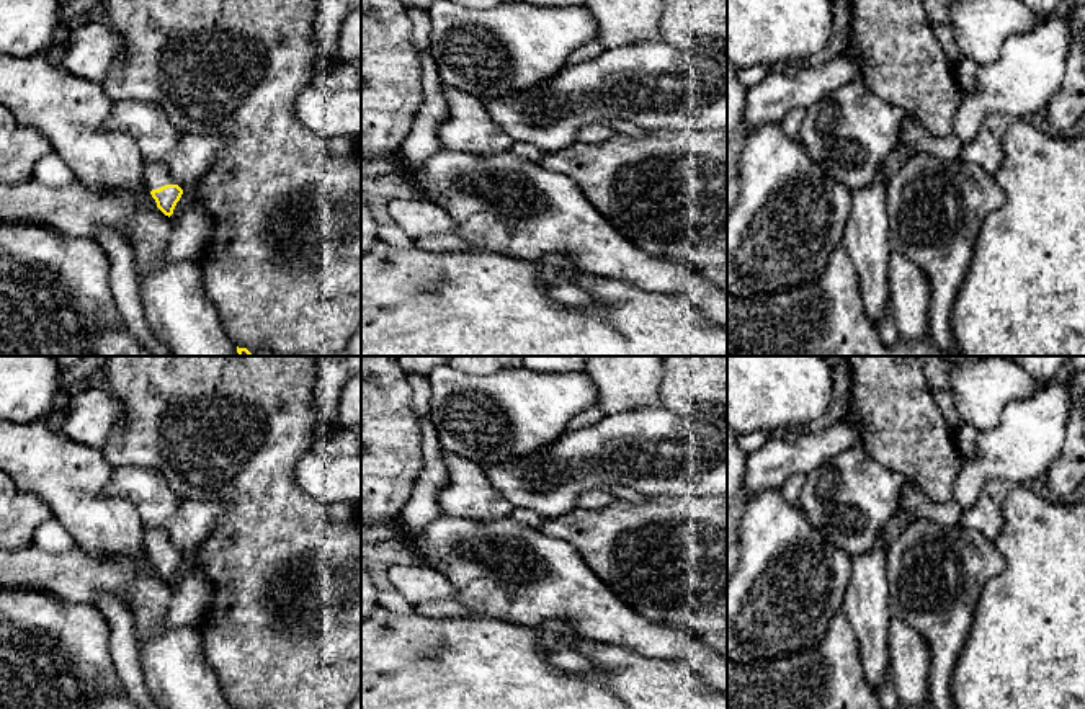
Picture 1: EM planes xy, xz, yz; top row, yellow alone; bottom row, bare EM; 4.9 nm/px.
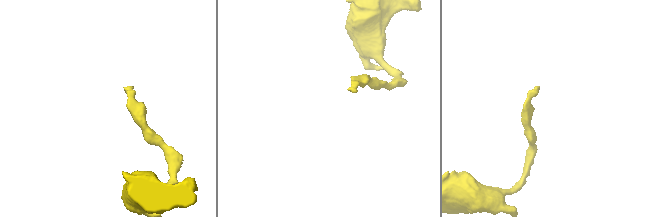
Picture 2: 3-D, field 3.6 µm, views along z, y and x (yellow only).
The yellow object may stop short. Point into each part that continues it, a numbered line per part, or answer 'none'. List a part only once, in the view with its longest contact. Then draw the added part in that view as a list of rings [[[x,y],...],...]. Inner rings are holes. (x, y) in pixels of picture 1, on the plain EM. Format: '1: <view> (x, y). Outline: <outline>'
1: xy (156, 539). Outline: [[[144,526],[144,544],[149,557],[159,555],[165,551],[175,551],[168,533],[159,526]]]

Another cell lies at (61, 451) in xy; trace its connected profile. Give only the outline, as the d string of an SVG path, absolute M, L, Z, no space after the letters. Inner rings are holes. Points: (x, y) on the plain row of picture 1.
M46 415L28 423L0 420L0 470L7 472L20 490L39 495L75 546L98 557L132 562L134 577L123 596L134 619L139 662L154 702L162 709L232 709L216 673L204 660L198 627L172 627L167 622L172 588L157 573L145 551L144 524L136 506L105 492L113 469L103 453L51 430Z

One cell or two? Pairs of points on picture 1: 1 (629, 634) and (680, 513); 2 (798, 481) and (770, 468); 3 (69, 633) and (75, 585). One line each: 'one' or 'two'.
1: two
2: two
3: two

